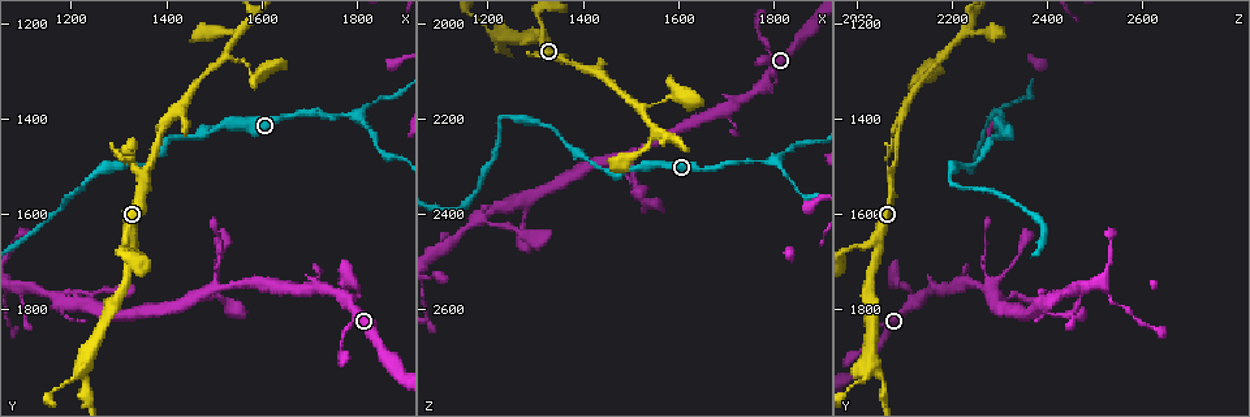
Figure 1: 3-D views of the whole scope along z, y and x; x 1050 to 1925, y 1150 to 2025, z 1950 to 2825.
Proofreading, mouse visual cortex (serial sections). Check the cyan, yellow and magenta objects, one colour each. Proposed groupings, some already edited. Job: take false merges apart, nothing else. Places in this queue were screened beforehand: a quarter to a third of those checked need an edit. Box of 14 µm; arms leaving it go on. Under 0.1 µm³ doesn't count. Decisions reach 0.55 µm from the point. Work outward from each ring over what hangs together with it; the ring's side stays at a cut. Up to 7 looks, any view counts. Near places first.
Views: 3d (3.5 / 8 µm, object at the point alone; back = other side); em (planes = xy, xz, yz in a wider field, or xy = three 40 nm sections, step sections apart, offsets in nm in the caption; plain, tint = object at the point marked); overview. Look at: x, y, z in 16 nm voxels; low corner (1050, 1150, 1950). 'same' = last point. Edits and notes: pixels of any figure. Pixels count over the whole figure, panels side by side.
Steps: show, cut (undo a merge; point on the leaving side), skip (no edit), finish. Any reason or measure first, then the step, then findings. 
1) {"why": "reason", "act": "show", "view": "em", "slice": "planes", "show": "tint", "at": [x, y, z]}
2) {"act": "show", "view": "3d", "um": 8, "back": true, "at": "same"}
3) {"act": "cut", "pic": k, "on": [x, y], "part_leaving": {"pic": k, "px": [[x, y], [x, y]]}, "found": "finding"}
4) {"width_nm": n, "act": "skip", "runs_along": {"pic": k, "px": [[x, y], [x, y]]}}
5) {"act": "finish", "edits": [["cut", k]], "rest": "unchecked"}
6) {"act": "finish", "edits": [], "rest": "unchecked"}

{"why": "narrows sharply", "act": "show", "view": "3d", "um": 3.5, "at": [1525, 1275, 2175]}

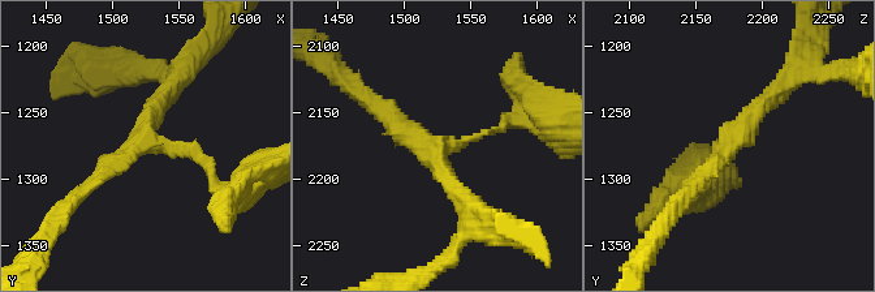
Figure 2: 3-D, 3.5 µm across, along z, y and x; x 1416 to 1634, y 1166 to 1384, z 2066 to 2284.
{"arms": 3, "arm_widths_nm": [100, 200, 250], "act": "show", "view": "em", "slice": "xy", "step": 2, "show": "tint", "at": [1522, 1272, 2178]}

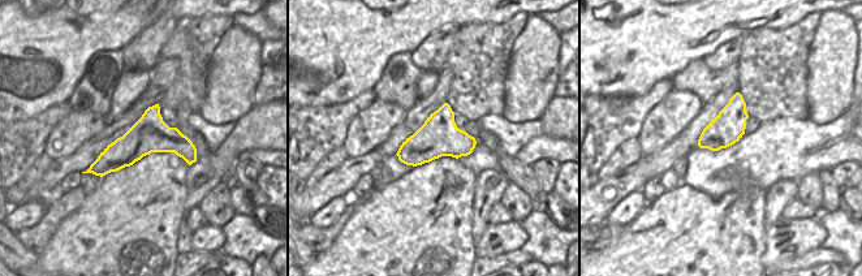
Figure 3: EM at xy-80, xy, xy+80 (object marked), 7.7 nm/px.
{"act": "skip", "runs_along": {"pic": 3, "px": [[193, 151], [137, 142], [93, 169]]}, "found": "one cell here"}

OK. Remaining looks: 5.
{"why": "sharp bend", "act": "show", "view": "3d", "um": 3.5, "back": true, "at": [1800, 1390, 2295]}

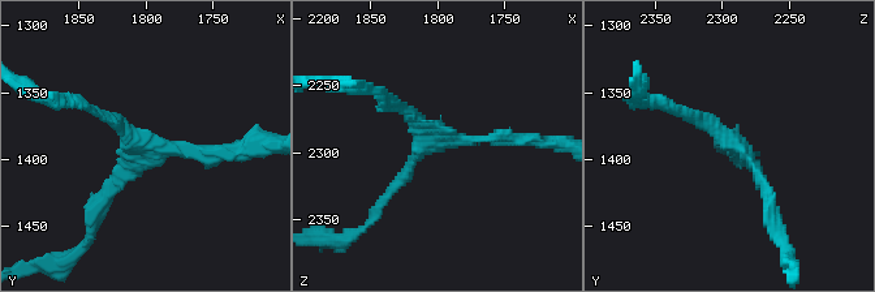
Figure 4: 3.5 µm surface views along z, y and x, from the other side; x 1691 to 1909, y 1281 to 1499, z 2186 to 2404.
{"arm_widths_nm": [150, 150, 150], "act": "skip", "runs_along": {"pic": 4, "px": [[232, 147], [143, 147], [95, 211]]}, "found": "all the same cell"}

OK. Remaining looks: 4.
{"why": "branch point", "act": "show", "view": "3d", "um": 3.5, "at": [1225, 1915, 2025]}

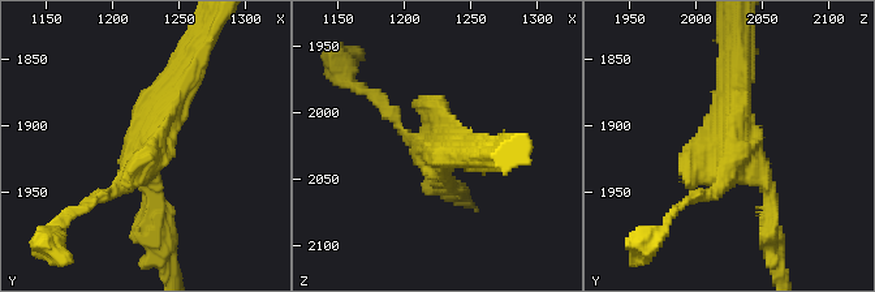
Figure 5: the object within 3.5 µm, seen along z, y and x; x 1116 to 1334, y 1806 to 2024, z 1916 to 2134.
{"why": "shape alone is not enough", "act": "show", "view": "em", "slice": "xy", "step": 5, "show": "tint", "at": [1224, 1920, 2030]}

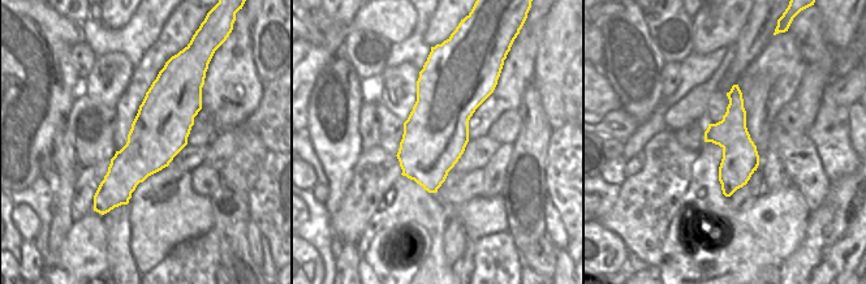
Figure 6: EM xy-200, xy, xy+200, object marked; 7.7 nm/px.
{"act": "skip", "runs_along": {"pic": 5, "px": [[737, 76], [733, 151], [761, 171], [771, 223]]}, "found": "one cell here"}

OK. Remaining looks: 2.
{"act": "finish", "edits": [], "rest": "unchecked"}

